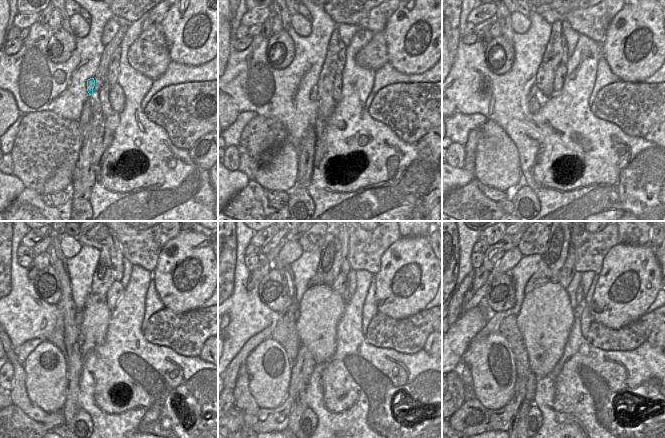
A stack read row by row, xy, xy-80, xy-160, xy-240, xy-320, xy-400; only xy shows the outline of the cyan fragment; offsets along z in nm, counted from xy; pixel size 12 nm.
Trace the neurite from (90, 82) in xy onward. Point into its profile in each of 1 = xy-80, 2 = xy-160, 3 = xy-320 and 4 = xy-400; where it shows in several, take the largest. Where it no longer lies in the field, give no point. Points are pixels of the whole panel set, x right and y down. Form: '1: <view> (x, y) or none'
1: xy-80 (314, 96)
2: xy-160 (534, 105)
3: xy-320 (276, 419)
4: xy-400 (472, 418)

